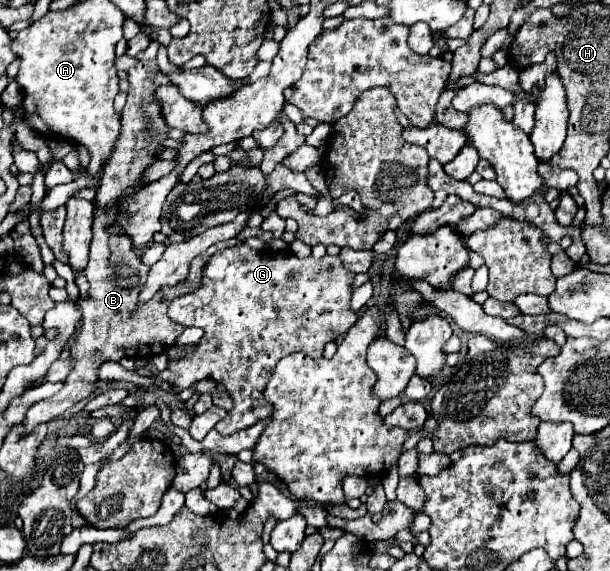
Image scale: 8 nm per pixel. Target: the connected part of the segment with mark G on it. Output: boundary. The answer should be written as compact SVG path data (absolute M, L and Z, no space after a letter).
M236 243L230 249L218 251L210 257L208 265L202 273L202 285L186 295L176 297L168 307L168 317L184 327L202 327L204 335L196 347L192 347L180 359L170 359L162 379L172 383L174 391L180 393L192 387L196 381L214 379L226 385L234 409L216 425L222 435L232 435L244 427L258 423L264 417L270 417L272 409L270 403L264 399L262 391L266 389L270 375L274 373L276 363L290 355L302 351L308 357L322 357L324 345L328 341L336 341L342 337L356 321L356 313L350 311L350 297L352 297L352 283L354 275L342 269L340 257L324 255L322 259L306 257L298 259L290 251L256 251L246 243Z

